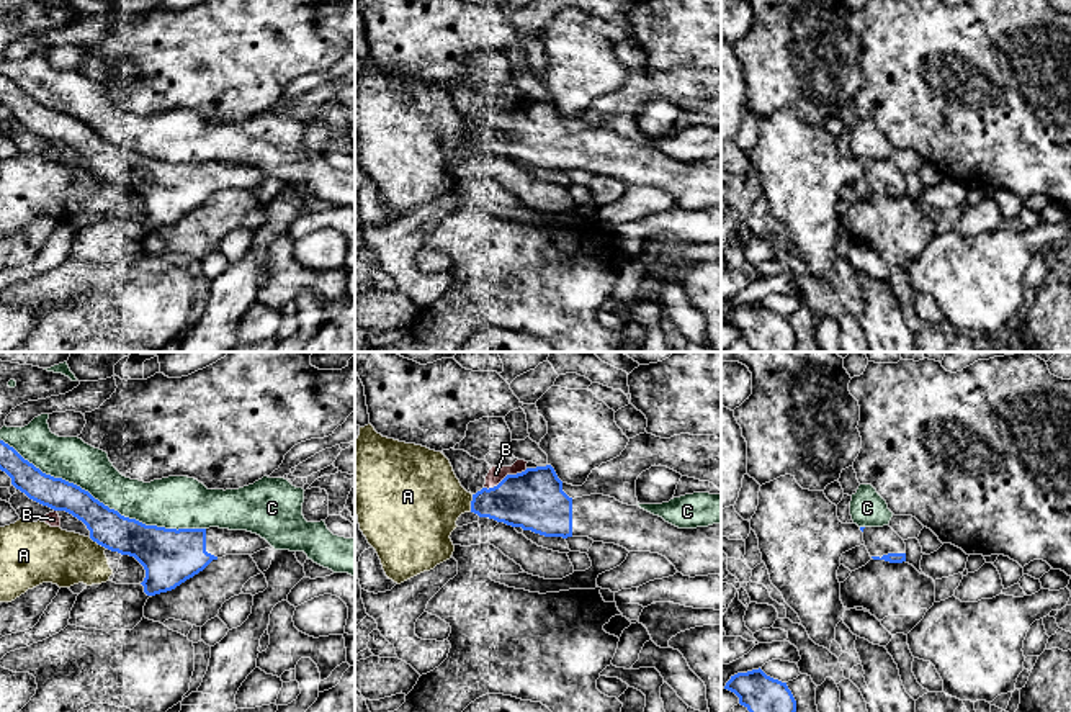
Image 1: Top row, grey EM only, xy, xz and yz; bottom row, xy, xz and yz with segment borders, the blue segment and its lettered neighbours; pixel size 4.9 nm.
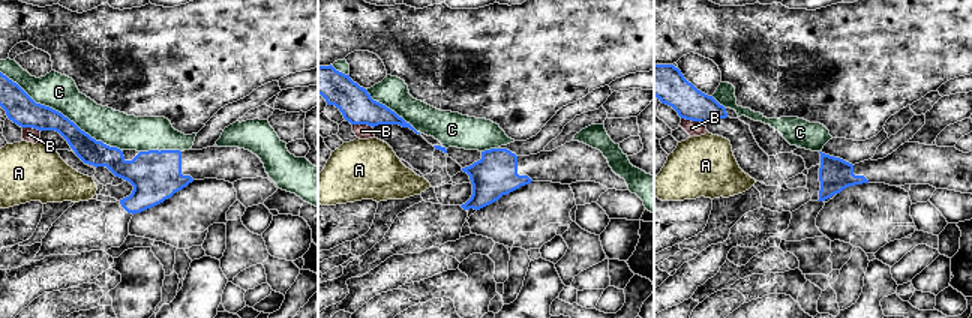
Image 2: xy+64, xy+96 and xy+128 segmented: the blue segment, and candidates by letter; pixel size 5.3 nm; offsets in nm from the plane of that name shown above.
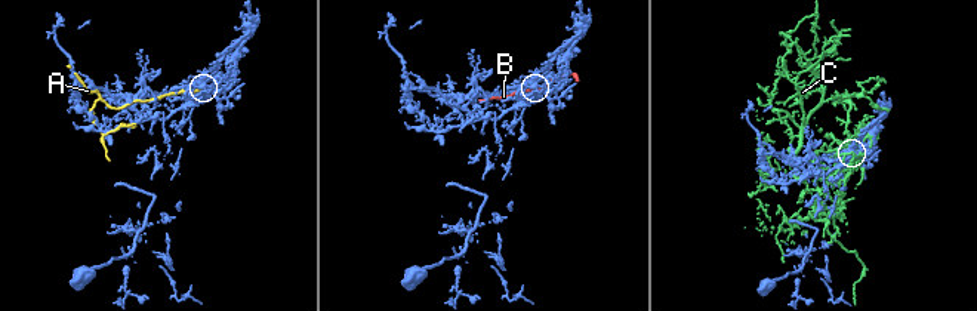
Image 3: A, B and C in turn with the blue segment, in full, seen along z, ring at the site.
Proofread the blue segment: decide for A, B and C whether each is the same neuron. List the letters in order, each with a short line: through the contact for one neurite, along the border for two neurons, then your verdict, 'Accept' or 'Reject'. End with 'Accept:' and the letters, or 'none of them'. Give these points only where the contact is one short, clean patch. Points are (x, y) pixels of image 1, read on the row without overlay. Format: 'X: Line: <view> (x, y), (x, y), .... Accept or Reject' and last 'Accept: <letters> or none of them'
A: Line: xy (89, 171), (105, 182). Reject
B: Reject
C: Reject
Accept: none of them

